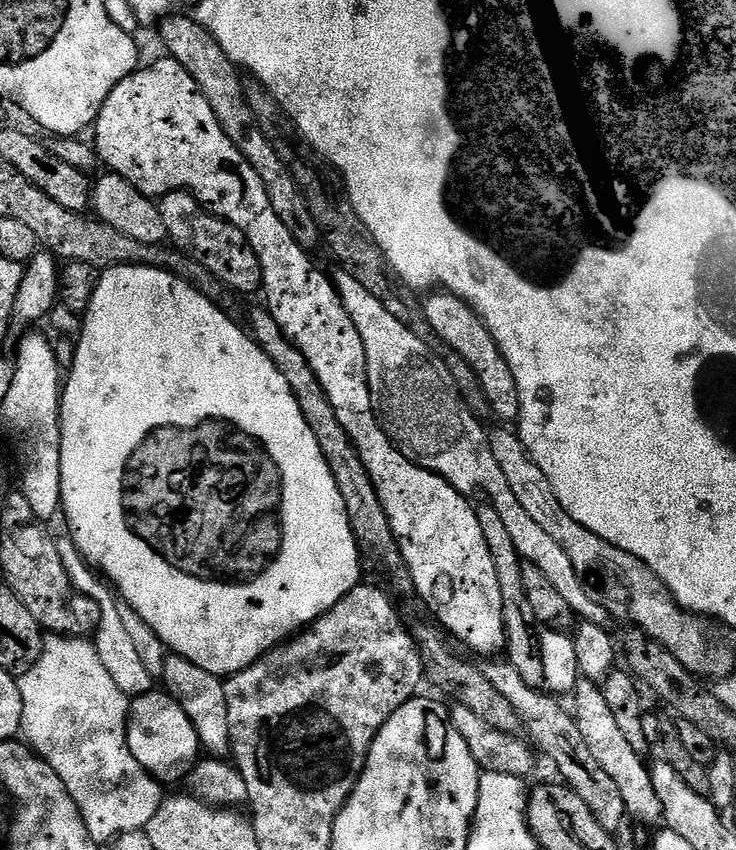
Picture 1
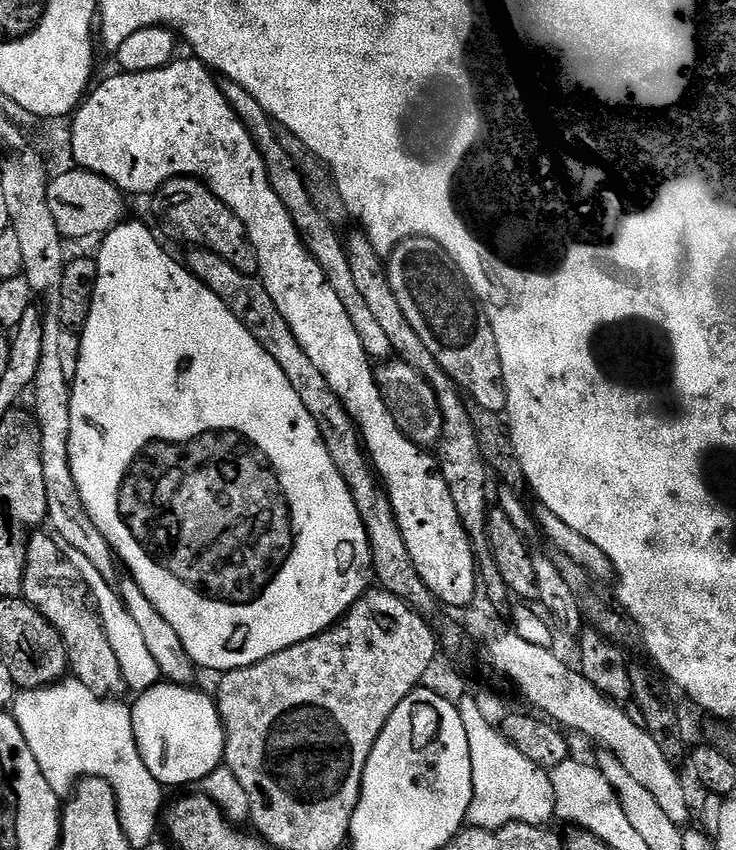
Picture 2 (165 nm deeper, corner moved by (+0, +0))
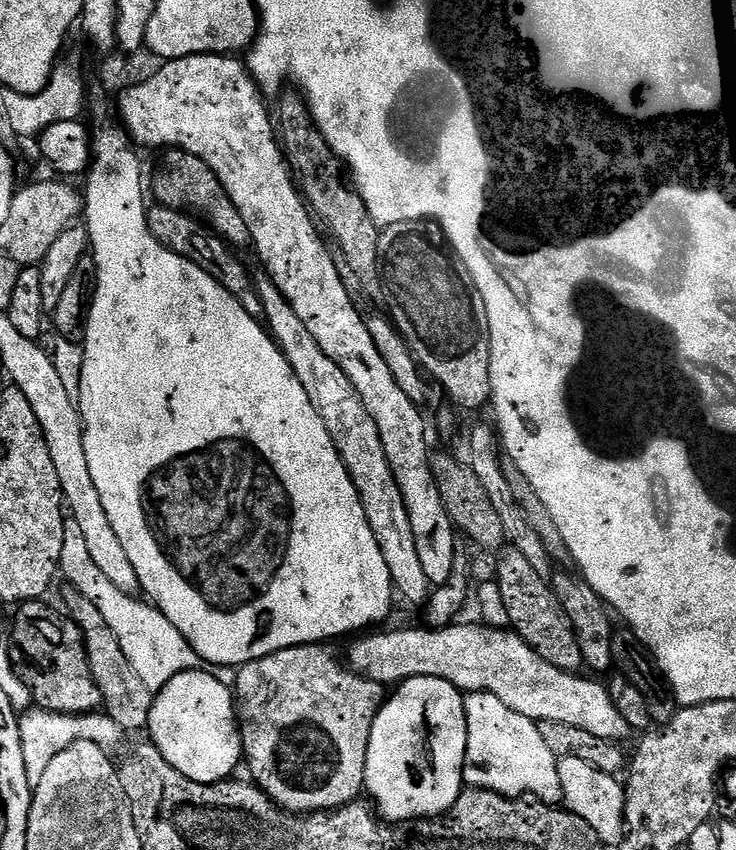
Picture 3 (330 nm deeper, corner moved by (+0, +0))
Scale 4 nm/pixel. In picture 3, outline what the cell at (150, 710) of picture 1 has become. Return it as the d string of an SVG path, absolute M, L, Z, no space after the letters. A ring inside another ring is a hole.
M197 670L195 672L183 672L166 686L155 693L150 710L150 722L146 729L151 743L155 744L156 749L178 770L178 774L186 774L194 782L203 784L217 784L219 780L227 780L231 777L235 767L242 760L242 745L240 742L240 725L236 714L234 703L234 692L231 687L228 688L216 676L204 672L208 670Z

